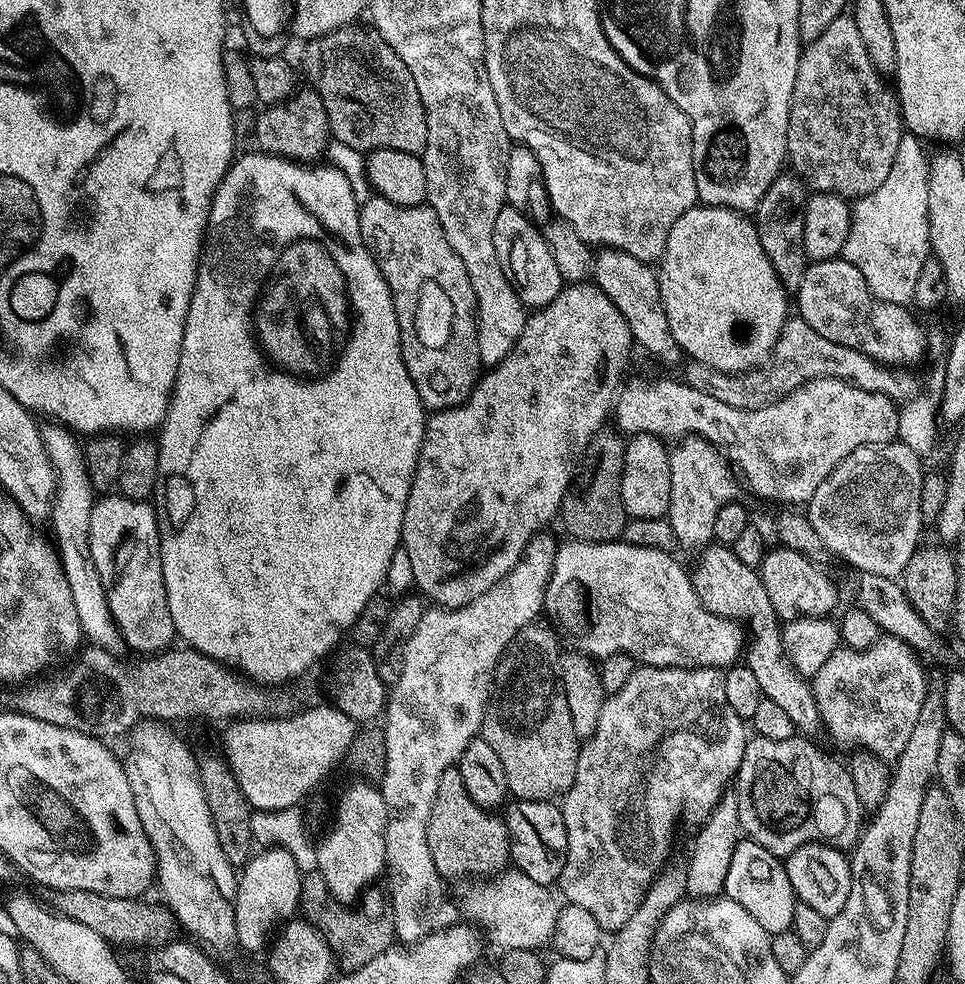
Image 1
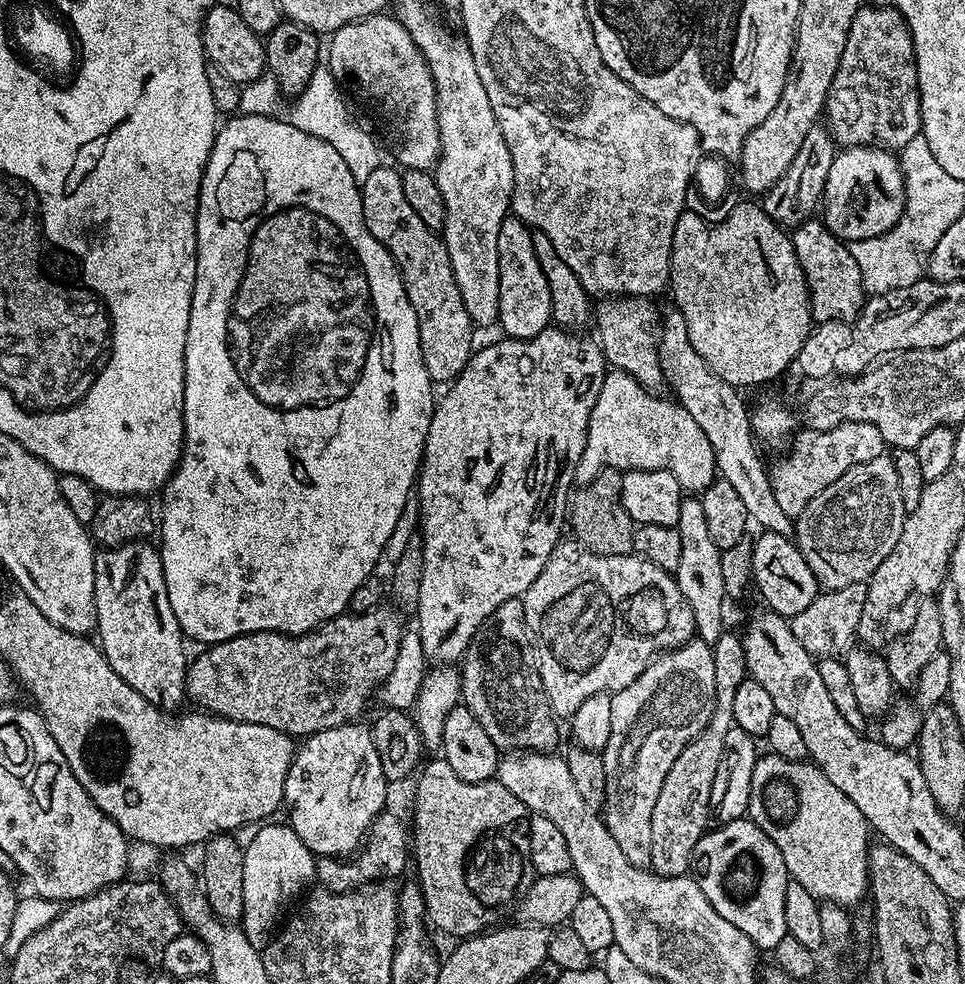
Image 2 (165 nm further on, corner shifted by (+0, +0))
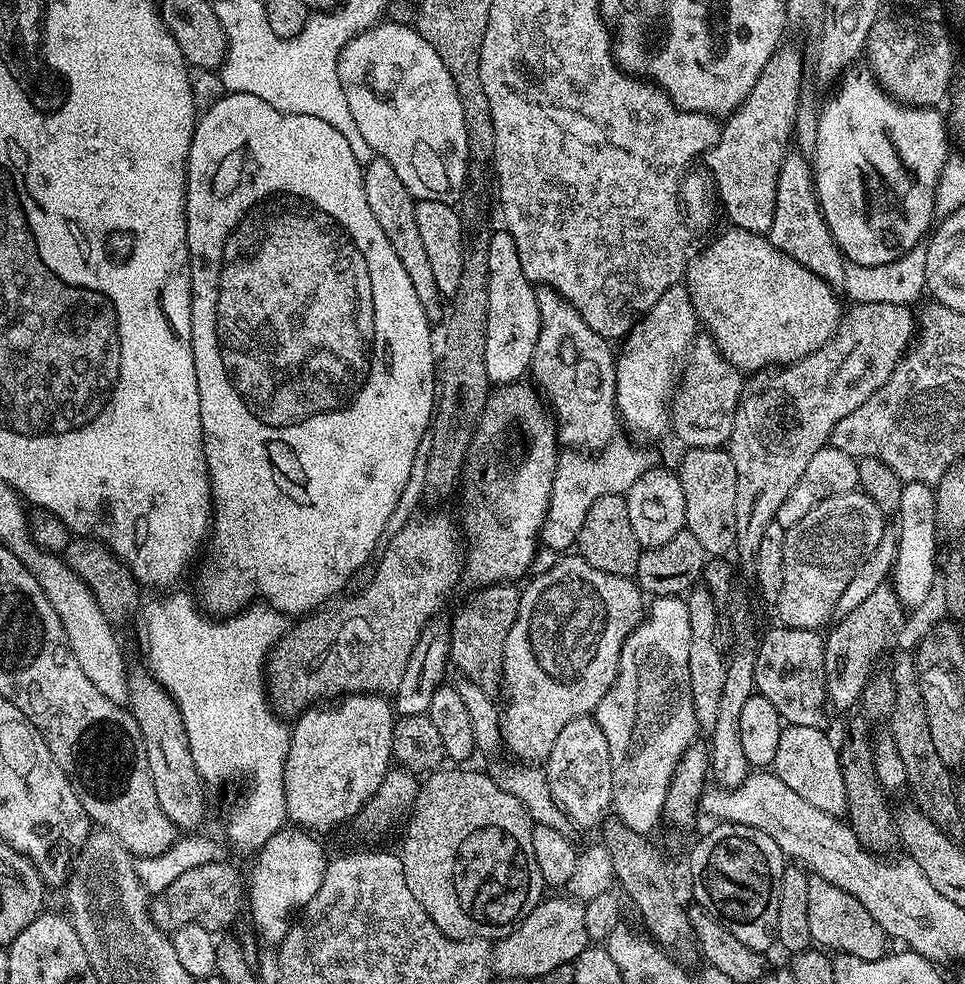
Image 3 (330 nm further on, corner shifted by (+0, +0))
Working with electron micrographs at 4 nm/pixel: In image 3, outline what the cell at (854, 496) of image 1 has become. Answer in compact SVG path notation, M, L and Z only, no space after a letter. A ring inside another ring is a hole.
M857 490L834 494L818 502L802 522L785 531L782 550L784 581L780 597L774 601L783 627L820 630L833 619L842 590L846 590L850 578L854 578L860 565L878 546L886 530L884 520L886 513L868 495Z

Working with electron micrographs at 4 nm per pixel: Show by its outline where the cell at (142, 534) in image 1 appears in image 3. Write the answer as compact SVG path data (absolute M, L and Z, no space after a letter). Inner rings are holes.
M151 674L143 675L129 675L128 698L132 717L142 730L146 762L150 762L150 778L154 778L154 794L158 794L158 806L162 806L162 812L166 814L166 818L170 818L176 829L199 829L196 827L204 820L206 785L194 766L194 754L190 754L190 742L186 738L182 714L156 677Z

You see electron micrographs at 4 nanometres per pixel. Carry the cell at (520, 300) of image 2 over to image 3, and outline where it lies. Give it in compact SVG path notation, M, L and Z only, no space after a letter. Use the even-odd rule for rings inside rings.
M506 230L493 231L489 238L489 318L486 329L486 374L493 385L517 383L532 366L534 346L538 346L538 298L536 288L522 274L518 246Z

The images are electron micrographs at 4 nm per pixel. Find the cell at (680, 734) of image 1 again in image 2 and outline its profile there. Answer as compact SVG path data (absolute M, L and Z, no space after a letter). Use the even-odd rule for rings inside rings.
M699 638L687 640L680 648L669 648L661 652L651 664L622 690L611 693L610 738L602 749L606 766L606 794L602 819L610 830L614 842L622 846L622 854L630 858L636 868L651 869L650 862L650 814L654 814L654 802L658 802L658 790L674 766L674 758L682 754L684 747L692 741L710 722L714 710L714 654L712 645Z

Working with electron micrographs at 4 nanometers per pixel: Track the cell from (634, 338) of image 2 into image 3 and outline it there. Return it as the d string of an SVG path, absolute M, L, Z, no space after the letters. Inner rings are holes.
M707 334L697 335L692 341L684 375L680 377L676 395L670 405L671 435L676 435L684 443L685 449L724 448L732 433L740 397L745 391L745 377L718 350L714 338Z

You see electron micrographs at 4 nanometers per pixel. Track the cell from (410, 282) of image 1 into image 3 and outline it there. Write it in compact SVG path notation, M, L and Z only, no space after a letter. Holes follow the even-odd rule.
M374 158L369 164L363 165L363 170L366 202L370 202L370 211L378 221L378 226L382 226L382 234L386 234L390 246L394 246L394 254L398 254L398 262L402 262L410 282L414 282L418 302L422 302L429 321L436 322L440 316L442 297L438 285L434 283L430 257L426 254L422 238L418 234L418 225L414 219L416 200L408 193L408 188L402 186L402 178L398 178L398 173L394 171L394 166L390 166L390 162Z

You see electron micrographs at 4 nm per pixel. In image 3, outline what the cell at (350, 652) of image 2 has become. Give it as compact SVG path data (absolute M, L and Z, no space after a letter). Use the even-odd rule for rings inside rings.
M444 512L420 515L413 515L379 553L374 564L376 573L370 590L341 599L337 608L324 606L297 619L272 649L266 665L266 687L271 707L281 717L295 718L321 702L356 696L360 692L396 693L398 685L402 683L402 674L406 674L406 662L410 662L410 654L422 630L447 602L452 587L462 580L462 540L457 525L455 528L451 518Z

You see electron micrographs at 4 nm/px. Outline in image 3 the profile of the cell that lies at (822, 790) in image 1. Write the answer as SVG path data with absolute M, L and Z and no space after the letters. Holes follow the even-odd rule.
M813 875L810 879L810 934L821 949L833 953L854 954L863 960L885 959L884 943L886 937L882 926L870 918L866 906L830 882ZM833 948L833 949L832 949Z

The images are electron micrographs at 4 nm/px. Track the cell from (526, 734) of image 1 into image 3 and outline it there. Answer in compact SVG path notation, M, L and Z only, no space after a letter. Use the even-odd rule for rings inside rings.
M515 583L486 584L475 589L476 592L456 612L456 617L450 620L450 660L453 665L461 668L463 679L474 682L482 688L489 690L499 689L504 675L504 643L510 626L514 626L514 618L518 614L521 589Z

